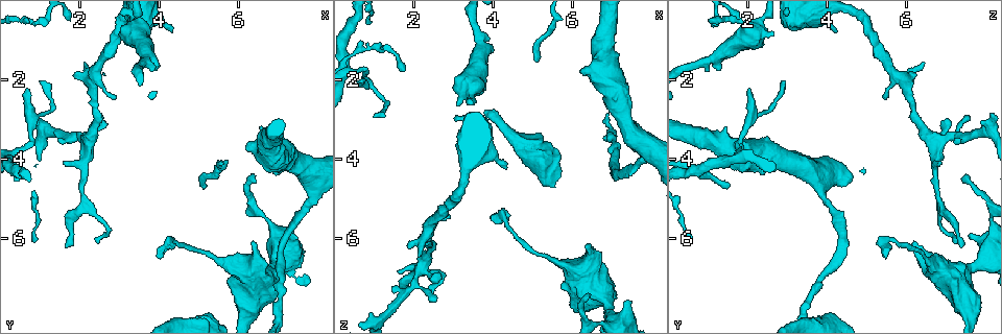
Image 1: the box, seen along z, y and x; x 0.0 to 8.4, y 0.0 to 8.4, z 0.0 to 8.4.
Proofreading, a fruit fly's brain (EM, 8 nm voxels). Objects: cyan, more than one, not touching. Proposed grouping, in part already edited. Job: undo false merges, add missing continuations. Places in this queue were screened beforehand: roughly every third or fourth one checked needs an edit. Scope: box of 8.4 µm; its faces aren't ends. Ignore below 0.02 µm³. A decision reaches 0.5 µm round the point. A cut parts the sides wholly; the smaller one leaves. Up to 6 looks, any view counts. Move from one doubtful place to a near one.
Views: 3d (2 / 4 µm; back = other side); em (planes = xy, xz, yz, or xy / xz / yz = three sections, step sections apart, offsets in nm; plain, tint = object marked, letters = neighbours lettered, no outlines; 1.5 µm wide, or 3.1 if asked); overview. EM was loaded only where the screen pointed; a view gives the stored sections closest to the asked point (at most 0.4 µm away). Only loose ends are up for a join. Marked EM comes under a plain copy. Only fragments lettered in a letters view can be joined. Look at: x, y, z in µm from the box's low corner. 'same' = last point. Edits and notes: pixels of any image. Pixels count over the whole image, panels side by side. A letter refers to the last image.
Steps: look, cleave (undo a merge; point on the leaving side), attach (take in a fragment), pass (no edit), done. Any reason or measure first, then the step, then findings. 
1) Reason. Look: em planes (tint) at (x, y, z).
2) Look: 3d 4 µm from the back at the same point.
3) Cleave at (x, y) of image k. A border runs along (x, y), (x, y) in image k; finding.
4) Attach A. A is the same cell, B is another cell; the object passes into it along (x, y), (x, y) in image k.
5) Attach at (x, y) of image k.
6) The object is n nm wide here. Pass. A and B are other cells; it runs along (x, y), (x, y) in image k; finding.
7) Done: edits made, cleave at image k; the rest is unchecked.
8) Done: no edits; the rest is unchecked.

An open end. Look: em planes (letters) at (7.45, 5.95, 7.55).

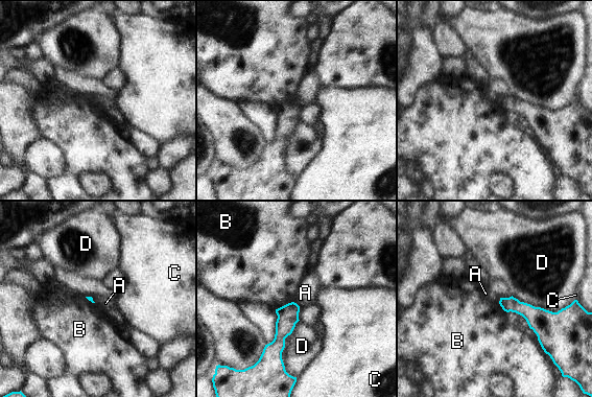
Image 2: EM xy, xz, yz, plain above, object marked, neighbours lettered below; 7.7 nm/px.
Pass. A, B, C and D are other cells; it runs along (293, 305), (280, 335), (279, 360) in image 2; none of them fits.

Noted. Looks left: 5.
Arms part here. Look: em xz step 4 (letters) at (2.20, 3.55, 6.75).

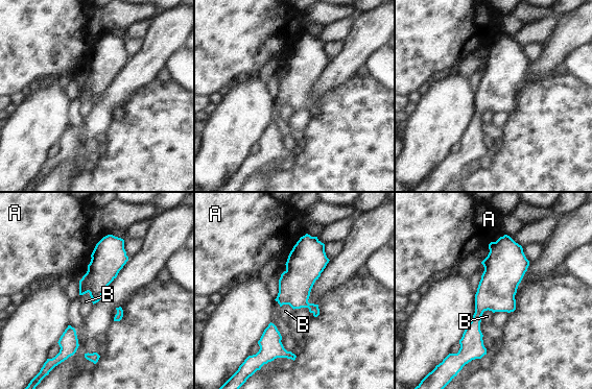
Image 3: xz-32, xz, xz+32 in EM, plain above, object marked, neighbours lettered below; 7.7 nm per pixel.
Pass. A and B are other cells; a border runs along (79, 294), (88, 292), (93, 304) in image 3; continuous, no second cell.

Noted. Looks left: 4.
Tapers out. Look: 3d 4 µm at (2.50, 6.05, 7.25).

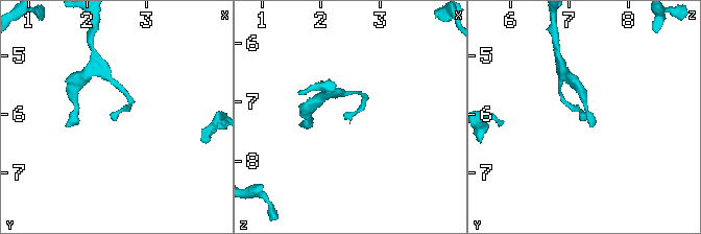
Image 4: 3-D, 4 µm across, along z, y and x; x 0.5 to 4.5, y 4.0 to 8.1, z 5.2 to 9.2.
Look: em xy step 4 (tint) at (2.50, 6.15, 7.25).

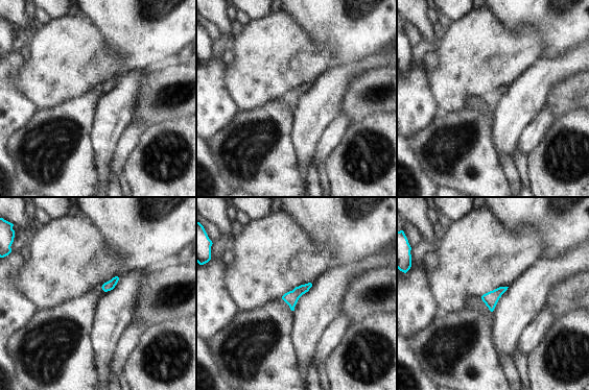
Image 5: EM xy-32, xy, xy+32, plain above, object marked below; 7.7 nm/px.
Look: em planes (letters) at the same point.

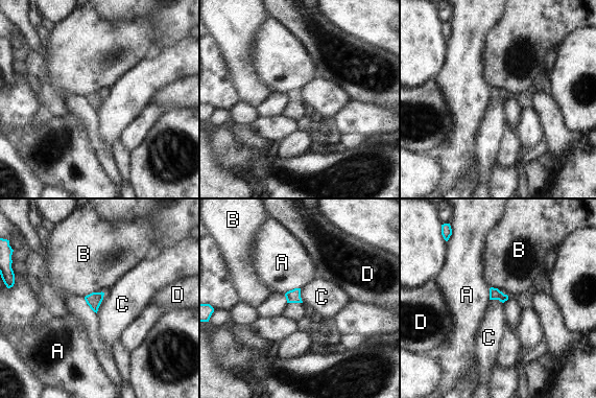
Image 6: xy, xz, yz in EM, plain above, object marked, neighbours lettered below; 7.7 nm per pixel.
The object is 70 nm wide here. Pass. A, B, C and D are other cells; a border runs along (104, 294), (96, 312) in image 6; no lettered fragment goes on from it.

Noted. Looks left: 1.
Done: no edits; the rest is unchecked.

